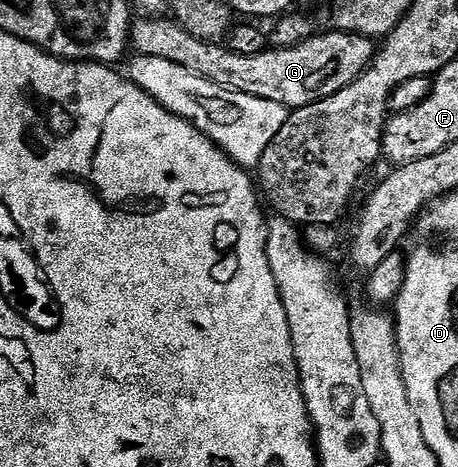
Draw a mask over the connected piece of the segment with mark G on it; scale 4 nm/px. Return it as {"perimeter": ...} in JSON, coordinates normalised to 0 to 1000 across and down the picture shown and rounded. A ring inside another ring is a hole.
{"perimeter":[[[303,34],[288,45],[282,99],[297,118],[347,120],[358,128],[373,128],[378,137],[408,146],[413,154],[434,165],[445,165],[483,188],[541,199],[544,206],[570,208],[574,214],[596,214],[598,221],[627,227],[631,238],[655,236],[675,223],[683,223],[703,210],[727,206],[745,197],[779,163],[788,163],[795,150],[810,139],[819,120],[821,92],[808,81],[786,73],[751,73],[747,69],[721,69],[723,73],[681,71],[657,94],[646,99],[614,99],[607,103],[581,103],[559,118],[528,118],[504,105],[502,96],[476,90],[450,90],[430,86],[430,77],[413,77],[404,60],[395,60],[389,47],[365,34]]]}

